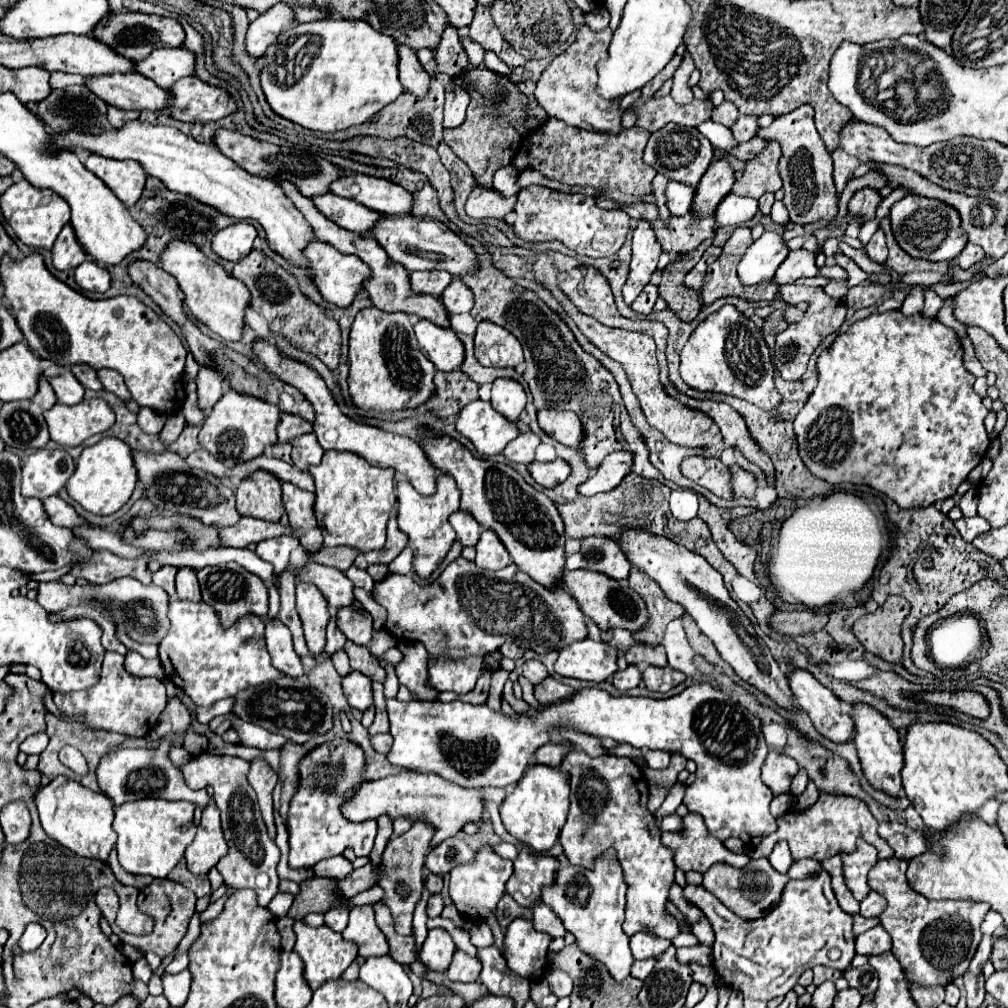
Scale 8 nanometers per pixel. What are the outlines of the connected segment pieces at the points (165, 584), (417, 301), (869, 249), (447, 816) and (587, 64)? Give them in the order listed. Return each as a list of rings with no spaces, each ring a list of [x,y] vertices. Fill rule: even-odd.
[[[162,566],[158,572],[152,574],[152,582],[160,588],[164,588],[170,596],[170,600],[176,598],[176,590],[174,590],[174,578],[176,578],[178,568],[176,566]]]
[[[278,176],[272,178],[280,184],[280,188],[284,190],[284,194],[292,200],[292,204],[304,214],[306,222],[312,226],[312,232],[314,232],[314,238],[320,240],[320,242],[328,242],[332,244],[336,250],[340,250],[342,254],[356,254],[358,258],[362,258],[368,268],[370,268],[370,278],[364,280],[364,288],[368,292],[368,296],[372,298],[374,306],[376,308],[382,308],[384,312],[406,312],[406,314],[418,314],[420,318],[428,318],[430,322],[438,324],[438,326],[450,326],[448,322],[448,312],[446,308],[434,298],[434,296],[428,296],[428,294],[414,294],[412,292],[412,286],[410,286],[410,276],[408,276],[408,270],[402,266],[402,264],[396,264],[394,260],[388,258],[386,250],[376,244],[374,238],[368,238],[368,236],[362,236],[362,234],[356,234],[356,232],[348,232],[346,228],[340,228],[338,224],[334,224],[330,218],[326,218],[312,202],[312,198],[300,194],[300,190],[296,188],[296,184],[292,184],[290,180],[280,180]]]
[[[880,228],[874,232],[870,242],[866,244],[866,254],[870,256],[870,260],[874,260],[878,264],[884,264],[884,260],[888,256],[888,248],[886,248],[886,236]]]
[[[402,772],[396,776],[386,776],[382,780],[368,780],[364,782],[356,796],[344,804],[344,816],[354,822],[362,822],[368,818],[378,818],[380,814],[388,814],[392,818],[408,816],[412,820],[424,818],[436,824],[438,832],[432,838],[432,846],[440,844],[442,840],[454,836],[466,822],[480,822],[482,814],[482,792],[460,788],[440,776],[422,774],[422,772]]]
[[[582,26],[576,34],[574,44],[556,56],[552,64],[544,70],[542,78],[536,84],[536,102],[546,110],[548,116],[564,120],[568,126],[582,130],[594,130],[616,136],[622,130],[622,116],[626,110],[620,110],[620,100],[606,100],[596,90],[596,64],[608,58],[608,46],[612,42],[612,30],[592,32],[588,26]]]

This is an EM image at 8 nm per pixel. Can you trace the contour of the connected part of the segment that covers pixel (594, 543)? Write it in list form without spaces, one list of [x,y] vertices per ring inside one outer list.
[[[588,536],[582,540],[580,552],[566,560],[566,568],[570,570],[588,568],[588,570],[604,572],[614,580],[624,580],[630,574],[632,564],[624,556],[620,546],[614,544],[614,540],[604,536]]]

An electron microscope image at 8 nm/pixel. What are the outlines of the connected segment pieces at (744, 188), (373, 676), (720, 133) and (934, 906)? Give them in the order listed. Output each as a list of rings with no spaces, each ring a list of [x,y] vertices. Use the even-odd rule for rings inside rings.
[[[770,140],[766,150],[746,162],[744,176],[734,184],[732,194],[758,200],[766,192],[778,192],[782,188],[782,178],[778,174],[778,158],[780,144],[776,140]]]
[[[350,640],[346,642],[344,646],[348,658],[350,658],[350,666],[352,670],[358,670],[358,672],[364,672],[366,676],[370,676],[370,680],[378,680],[378,682],[384,682],[386,678],[386,672],[380,664],[378,658],[374,658],[370,654],[370,650],[366,646],[360,646],[360,644],[352,644]]]
[[[706,120],[702,126],[698,126],[698,130],[712,142],[712,145],[720,150],[728,153],[728,151],[738,145],[736,138],[732,136],[732,132],[722,126],[722,124],[716,124],[712,120]]]
[[[896,856],[878,860],[878,864],[868,874],[868,886],[888,900],[888,908],[880,914],[880,924],[892,936],[892,952],[902,962],[902,968],[904,968],[906,978],[910,982],[918,982],[918,984],[924,984],[924,986],[941,985],[944,987],[952,982],[956,976],[962,976],[966,972],[970,958],[974,956],[976,946],[982,938],[980,924],[982,924],[986,912],[990,910],[988,904],[974,902],[974,900],[926,900],[926,896],[918,894],[908,884],[906,860],[896,858]],[[972,902],[974,902],[974,906],[980,908],[980,912],[968,912],[966,910]]]

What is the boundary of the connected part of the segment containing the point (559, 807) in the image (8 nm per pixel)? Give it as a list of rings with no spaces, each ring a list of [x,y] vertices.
[[[532,764],[522,776],[522,780],[516,784],[514,792],[508,794],[500,804],[502,822],[514,838],[532,846],[536,852],[550,850],[568,814],[568,794],[570,794],[570,776],[566,772],[546,764]]]

